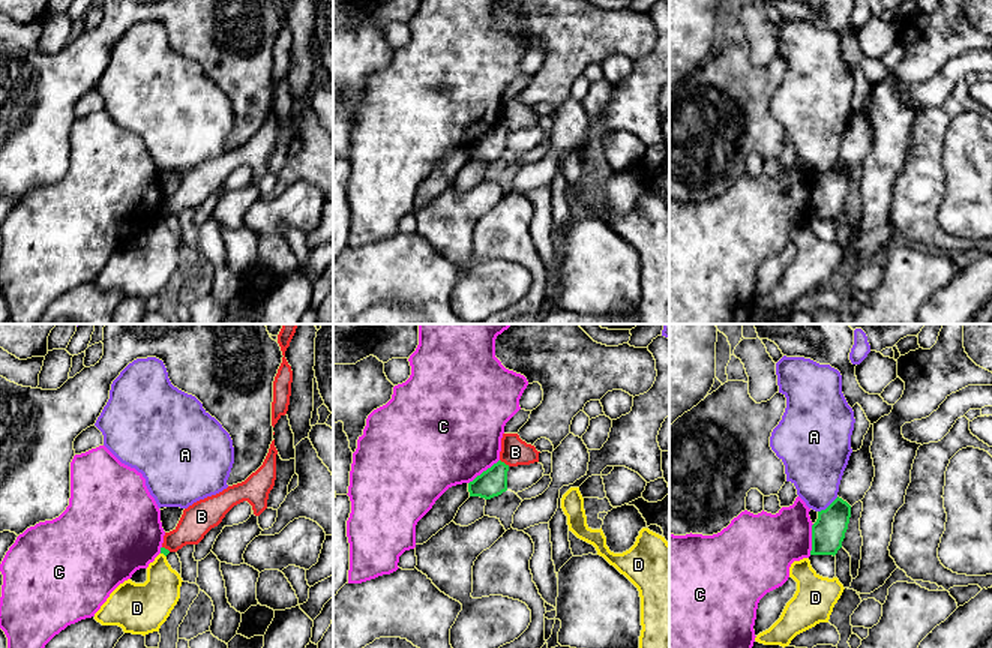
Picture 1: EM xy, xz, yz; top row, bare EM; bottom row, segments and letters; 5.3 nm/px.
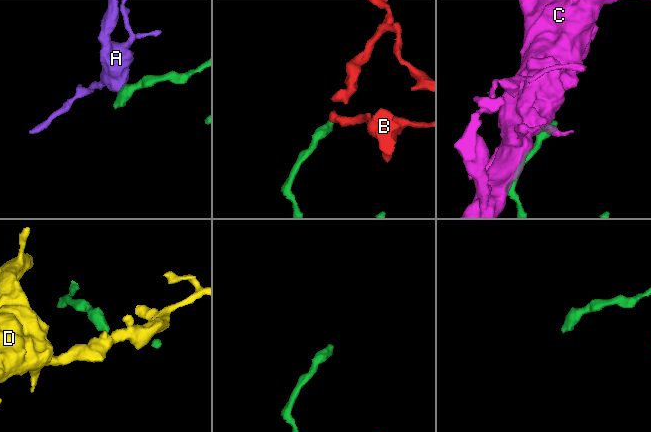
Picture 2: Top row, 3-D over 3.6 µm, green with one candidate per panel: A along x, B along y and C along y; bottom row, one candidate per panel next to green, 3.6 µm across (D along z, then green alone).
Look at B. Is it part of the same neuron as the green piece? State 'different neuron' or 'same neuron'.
different neuron

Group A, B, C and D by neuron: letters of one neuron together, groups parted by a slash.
A / B / C / D

